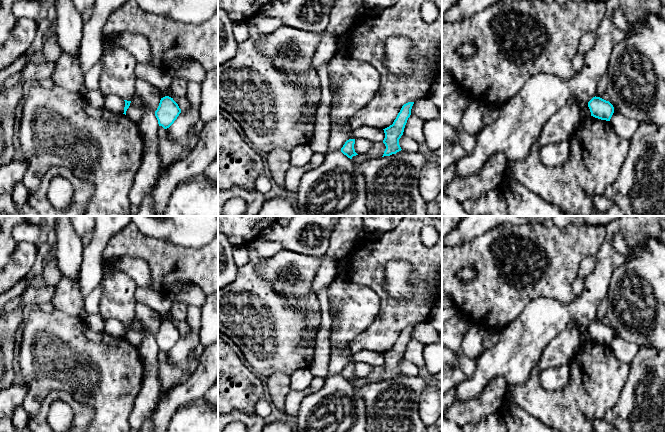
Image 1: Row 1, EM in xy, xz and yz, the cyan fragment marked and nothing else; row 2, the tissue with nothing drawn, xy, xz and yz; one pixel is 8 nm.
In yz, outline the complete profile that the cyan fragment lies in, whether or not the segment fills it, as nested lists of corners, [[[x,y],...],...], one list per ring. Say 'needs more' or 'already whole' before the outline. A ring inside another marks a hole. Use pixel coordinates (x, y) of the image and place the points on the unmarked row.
already whole; [[[596,320],[588,326],[588,331],[591,340],[601,344],[610,345],[614,337],[614,331],[609,325]]]

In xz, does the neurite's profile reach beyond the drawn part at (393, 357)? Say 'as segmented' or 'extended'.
as segmented

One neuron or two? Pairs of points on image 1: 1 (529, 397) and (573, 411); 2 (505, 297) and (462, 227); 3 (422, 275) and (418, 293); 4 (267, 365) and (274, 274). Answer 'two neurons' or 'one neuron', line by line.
1: one neuron
2: two neurons
3: one neuron
4: two neurons

